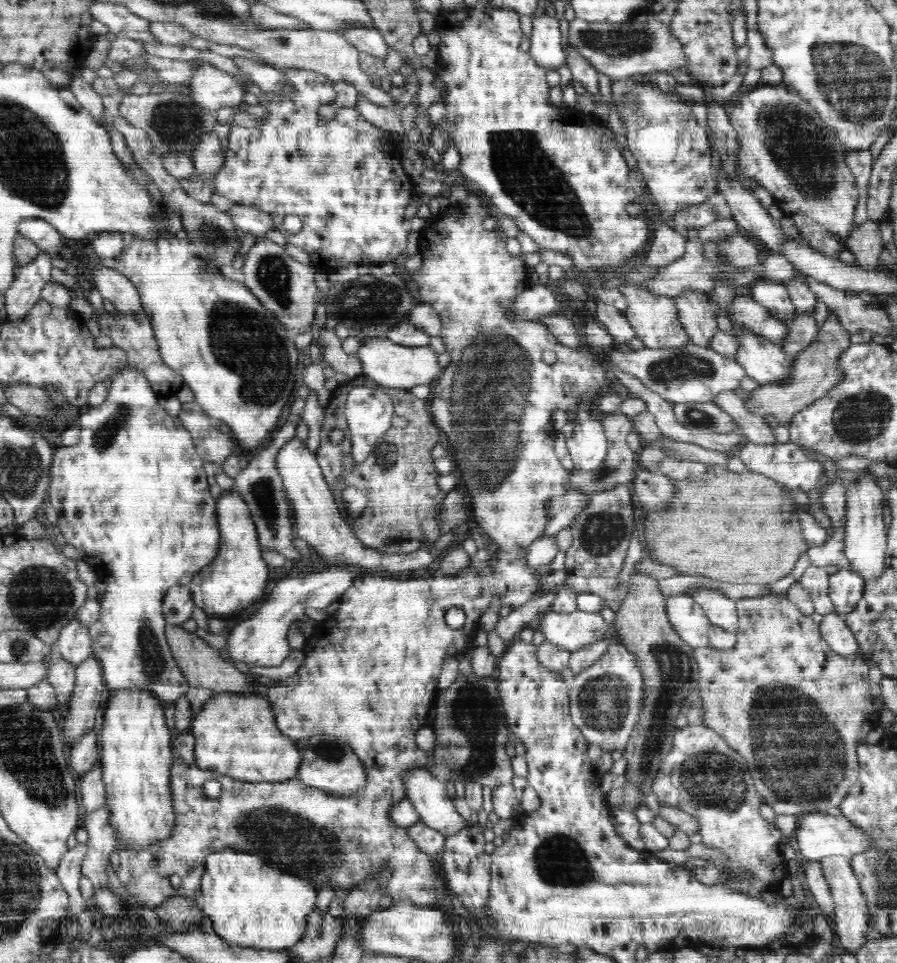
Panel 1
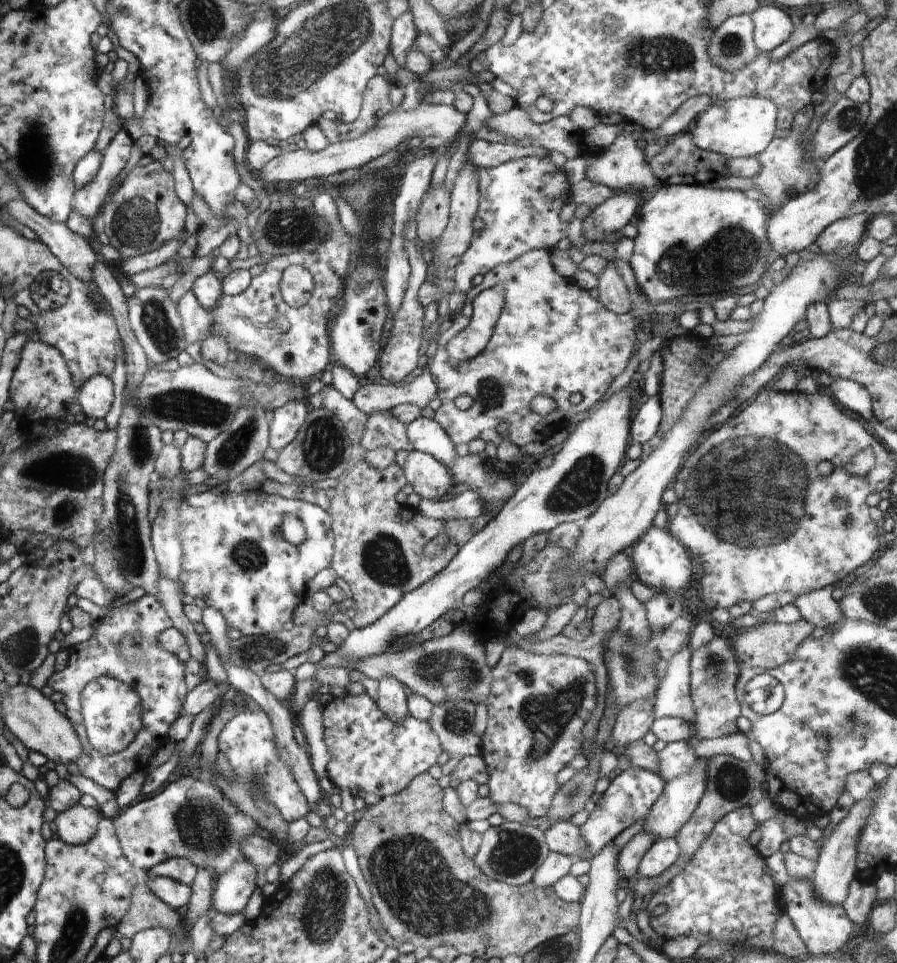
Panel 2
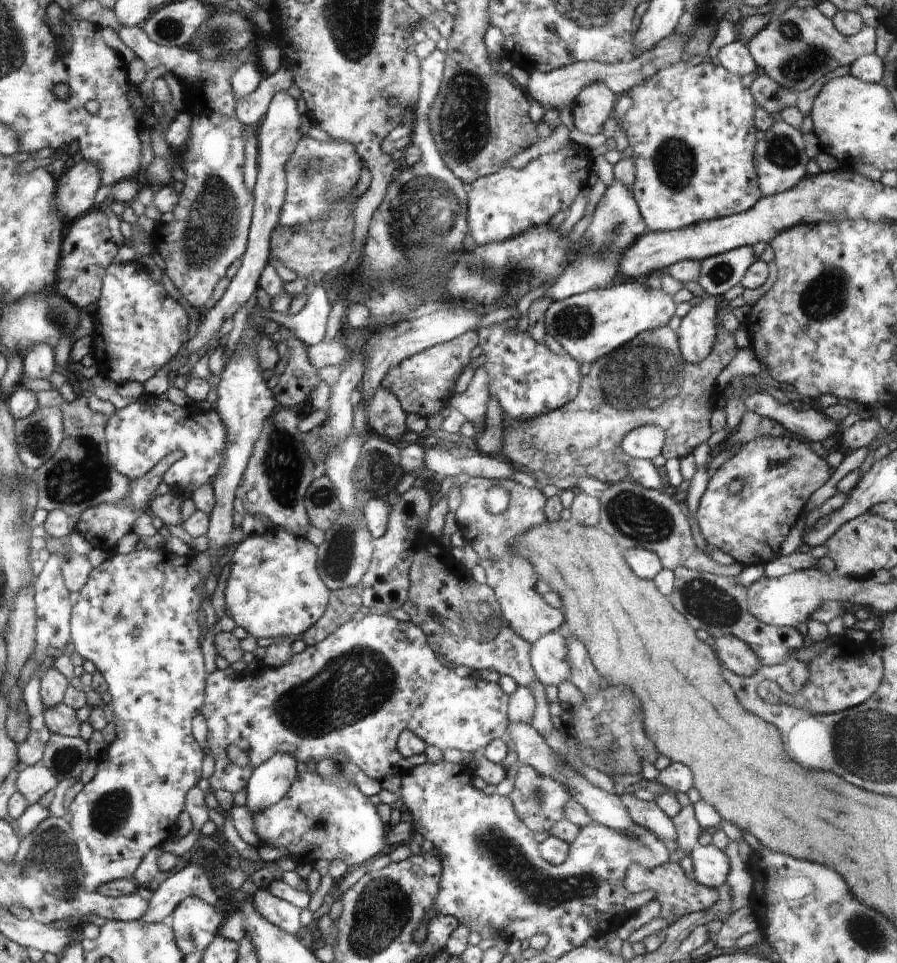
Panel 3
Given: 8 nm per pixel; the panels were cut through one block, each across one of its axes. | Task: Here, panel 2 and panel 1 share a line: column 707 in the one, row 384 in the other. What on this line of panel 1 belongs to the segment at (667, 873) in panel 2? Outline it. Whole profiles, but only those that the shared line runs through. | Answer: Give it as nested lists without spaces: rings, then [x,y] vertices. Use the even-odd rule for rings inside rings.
[[[830,313],[812,344],[804,348],[798,356],[792,357],[792,374],[786,380],[778,380],[778,384],[775,382],[762,384],[758,388],[748,391],[746,398],[742,396],[746,409],[762,418],[772,415],[776,426],[787,425],[797,411],[822,398],[831,390],[832,386],[842,382],[846,371],[843,371],[840,363],[836,362],[838,362],[840,354],[851,345],[850,335],[842,327],[838,317]]]

